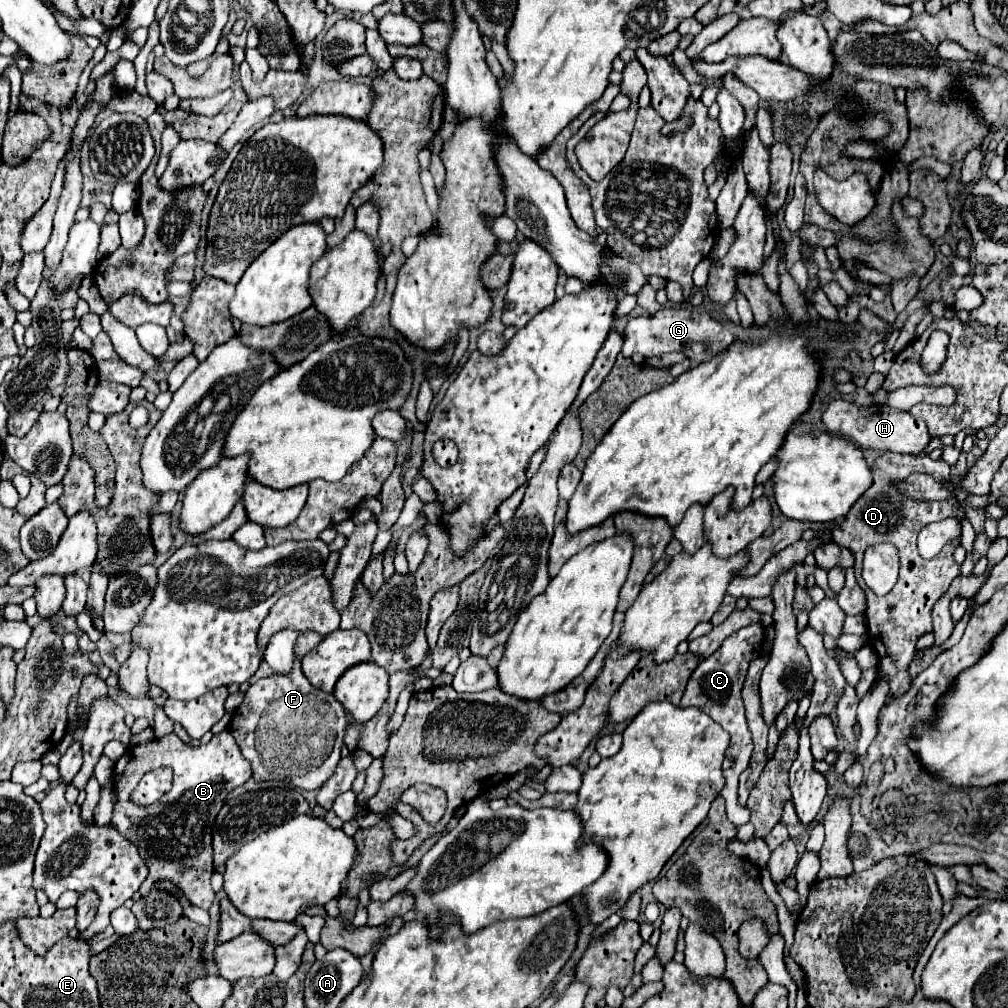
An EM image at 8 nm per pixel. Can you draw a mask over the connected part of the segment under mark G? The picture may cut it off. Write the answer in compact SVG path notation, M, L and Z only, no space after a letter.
M665 308L653 316L629 318L629 324L623 332L621 354L629 358L633 354L641 354L643 358L653 358L669 352L685 352L689 358L693 358L693 364L699 364L699 362L711 360L715 354L725 350L733 340L737 338L709 314L699 314L695 310L691 312L691 310Z

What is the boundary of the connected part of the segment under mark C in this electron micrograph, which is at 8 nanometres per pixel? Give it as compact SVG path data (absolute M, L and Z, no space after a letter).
M751 624L737 632L733 632L725 642L715 650L711 656L707 656L697 670L691 674L689 684L685 688L685 694L681 698L681 706L699 706L705 714L709 714L715 722L719 722L729 734L731 734L731 746L727 749L726 756L734 760L734 764L724 771L725 786L720 795L725 800L728 819L735 825L743 825L750 821L750 811L747 807L738 804L739 776L748 767L751 752L753 752L753 740L751 732L745 720L745 708L741 700L741 688L743 680L749 668L749 662L759 658L761 654L761 642L763 642L763 624Z

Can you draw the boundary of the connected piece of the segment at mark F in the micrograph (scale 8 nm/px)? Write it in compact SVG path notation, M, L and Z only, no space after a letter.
M299 662L289 676L271 674L251 684L229 726L241 754L253 764L253 778L257 782L285 780L305 790L319 788L335 774L347 728L341 704L333 694L311 686Z

